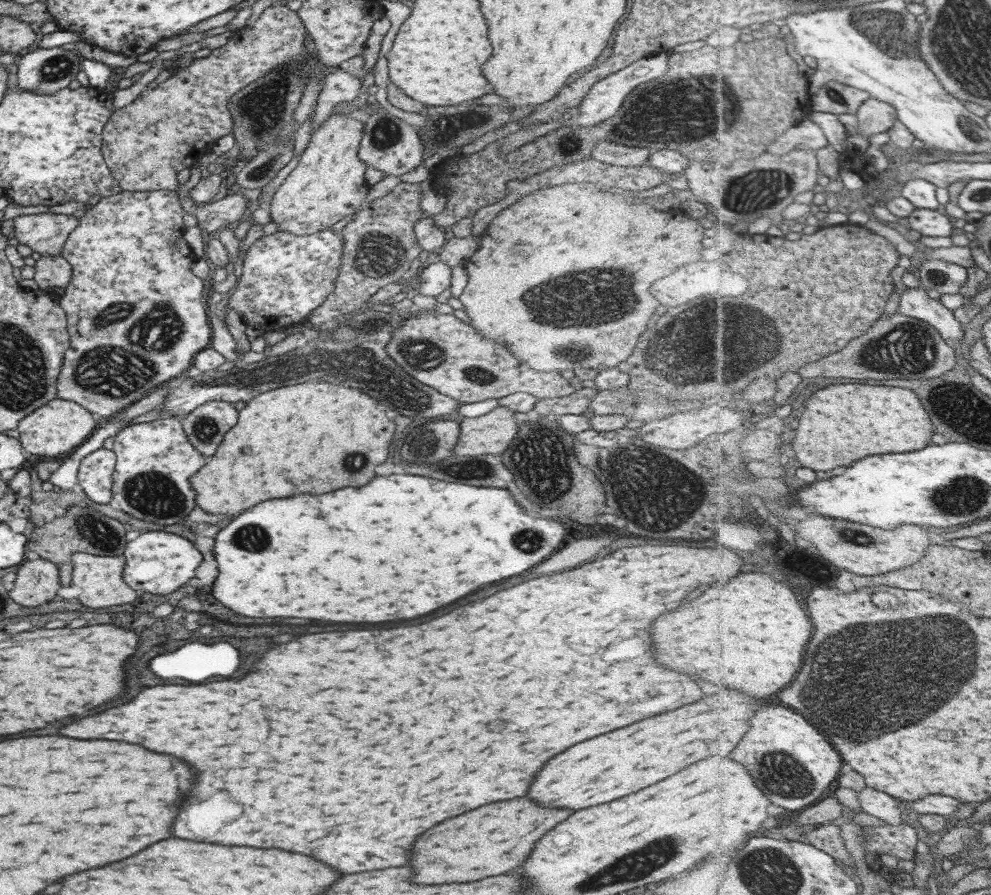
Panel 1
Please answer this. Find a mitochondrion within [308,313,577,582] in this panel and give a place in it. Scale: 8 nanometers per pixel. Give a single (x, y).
(548, 479)

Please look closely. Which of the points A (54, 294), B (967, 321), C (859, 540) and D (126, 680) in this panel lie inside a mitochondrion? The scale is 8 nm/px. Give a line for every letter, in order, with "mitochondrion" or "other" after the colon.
A: other
B: other
C: mitochondrion
D: other

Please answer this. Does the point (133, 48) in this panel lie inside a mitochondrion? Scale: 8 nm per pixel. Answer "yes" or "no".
no

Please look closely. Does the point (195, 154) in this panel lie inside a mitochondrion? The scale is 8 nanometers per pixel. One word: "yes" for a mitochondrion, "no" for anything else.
no

